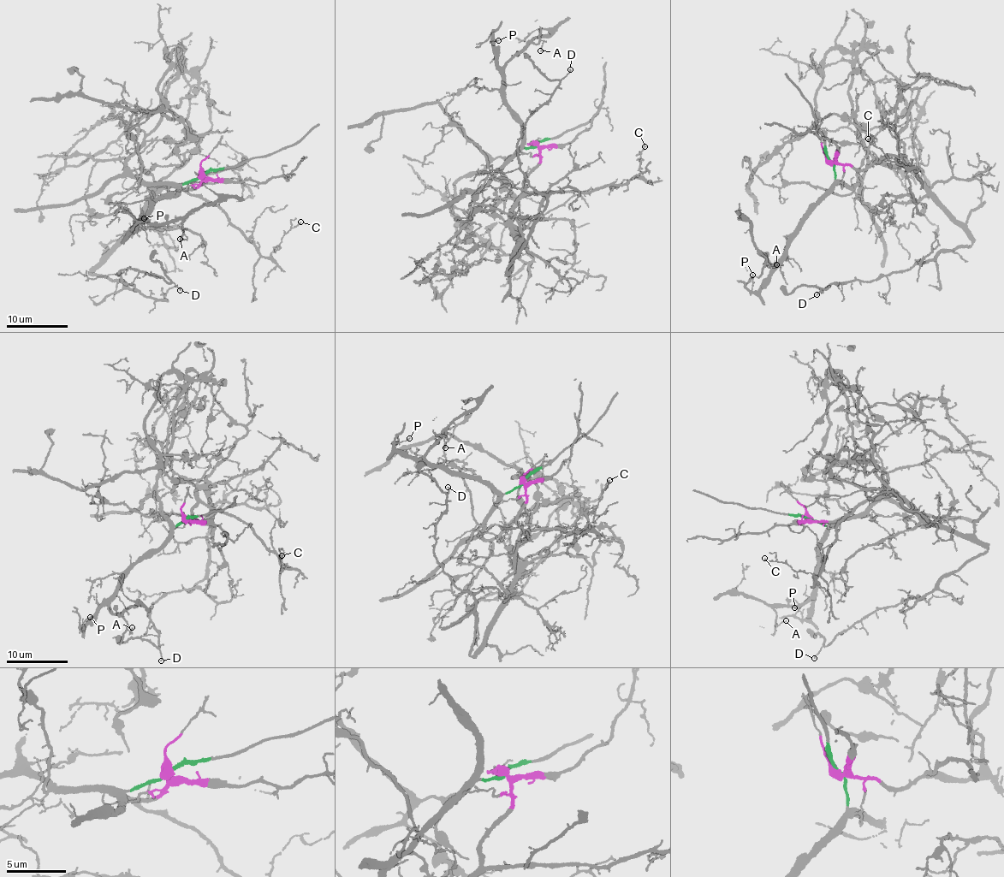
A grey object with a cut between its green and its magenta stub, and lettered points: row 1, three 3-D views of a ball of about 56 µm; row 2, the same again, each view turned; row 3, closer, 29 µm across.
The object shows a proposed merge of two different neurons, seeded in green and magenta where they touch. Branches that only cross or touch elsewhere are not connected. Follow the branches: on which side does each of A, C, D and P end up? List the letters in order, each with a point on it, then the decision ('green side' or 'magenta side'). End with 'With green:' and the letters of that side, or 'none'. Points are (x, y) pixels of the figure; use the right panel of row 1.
A: (776, 264) | green side
C: (868, 139) | magenta side
D: (816, 294) | magenta side
P: (752, 275) | green side
With green: A, P

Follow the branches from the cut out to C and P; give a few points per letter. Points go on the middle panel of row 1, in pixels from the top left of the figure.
C: (536, 145), (539, 165), (525, 180), (526, 192), (589, 192), (622, 184), (639, 177), (644, 145)
P: (536, 145), (524, 147), (519, 121), (514, 119), (505, 98), (492, 37), (498, 40)

